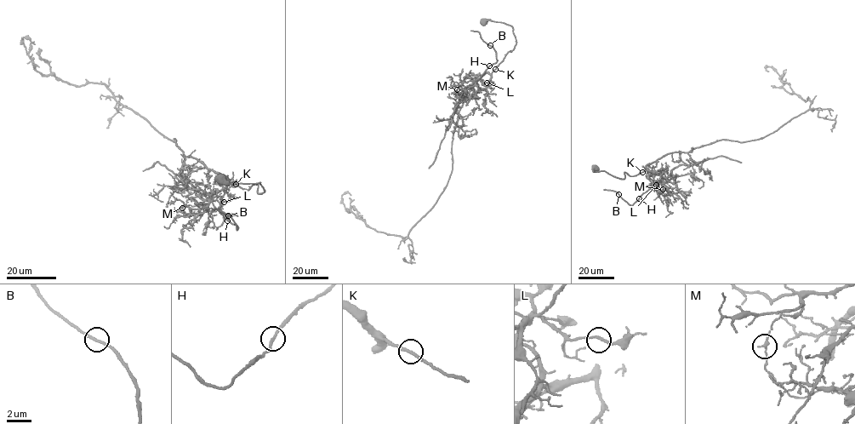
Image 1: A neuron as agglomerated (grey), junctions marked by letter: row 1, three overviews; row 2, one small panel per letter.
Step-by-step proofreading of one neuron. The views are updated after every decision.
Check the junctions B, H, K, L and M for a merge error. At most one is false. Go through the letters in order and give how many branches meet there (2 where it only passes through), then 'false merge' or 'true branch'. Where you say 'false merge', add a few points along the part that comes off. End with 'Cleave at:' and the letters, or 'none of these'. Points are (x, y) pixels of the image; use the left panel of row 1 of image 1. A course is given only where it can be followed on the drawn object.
B: 2 | true branch
H: 2 | true branch
K: 2 | true branch
L: 2 | true branch
M: 2 | false merge | (182, 209), (189, 214), (203, 209), (208, 201), (201, 198), (182, 174), (158, 162), (142, 171)
Cleave at: M

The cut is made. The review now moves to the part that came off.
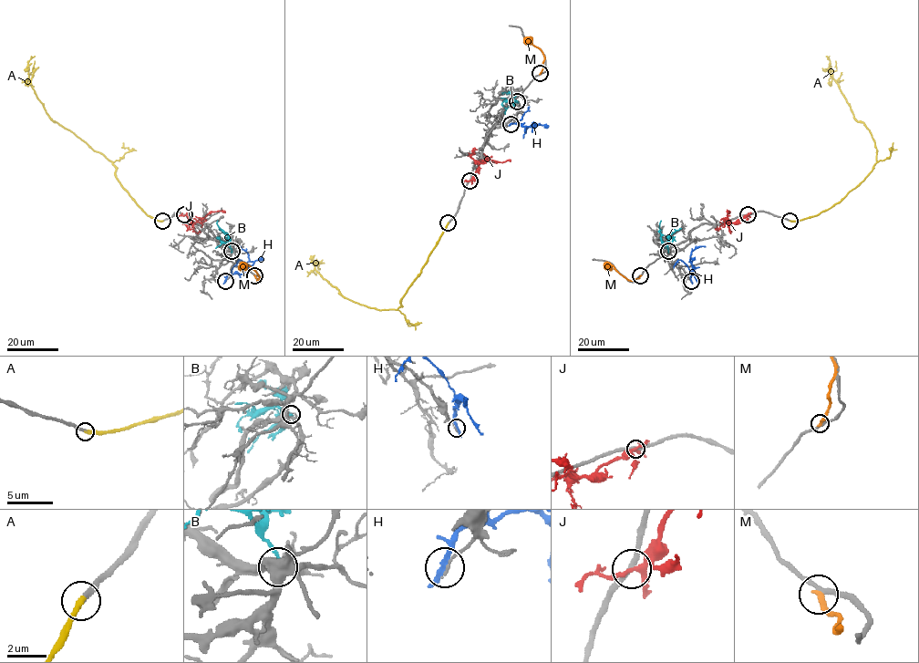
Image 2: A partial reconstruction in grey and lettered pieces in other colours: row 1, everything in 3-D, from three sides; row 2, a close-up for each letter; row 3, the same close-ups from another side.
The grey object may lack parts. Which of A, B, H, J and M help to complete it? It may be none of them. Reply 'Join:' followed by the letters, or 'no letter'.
Join: A

